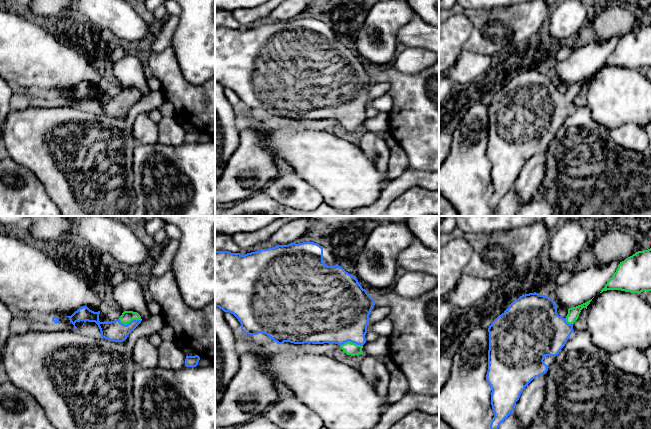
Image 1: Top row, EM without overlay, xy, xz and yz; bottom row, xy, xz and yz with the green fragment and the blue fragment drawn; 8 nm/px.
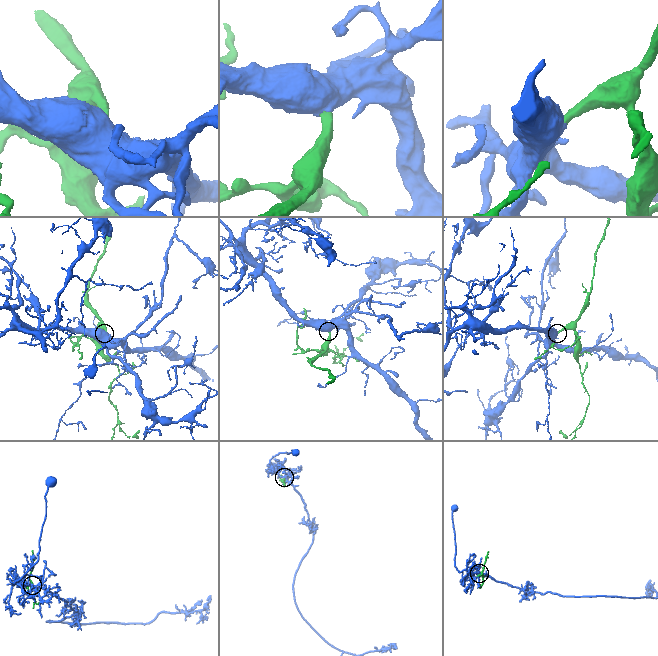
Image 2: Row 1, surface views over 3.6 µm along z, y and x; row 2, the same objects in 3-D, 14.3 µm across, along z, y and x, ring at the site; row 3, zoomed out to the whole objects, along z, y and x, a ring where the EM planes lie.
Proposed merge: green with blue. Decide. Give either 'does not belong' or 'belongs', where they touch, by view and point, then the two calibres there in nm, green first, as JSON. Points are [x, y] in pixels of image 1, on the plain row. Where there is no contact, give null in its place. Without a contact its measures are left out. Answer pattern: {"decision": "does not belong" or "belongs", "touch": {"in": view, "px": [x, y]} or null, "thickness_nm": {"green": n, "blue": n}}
{"decision": "belongs", "touch": {"in": "xy", "px": [130, 97]}, "thickness_nm": {"green": 100, "blue": 170}}

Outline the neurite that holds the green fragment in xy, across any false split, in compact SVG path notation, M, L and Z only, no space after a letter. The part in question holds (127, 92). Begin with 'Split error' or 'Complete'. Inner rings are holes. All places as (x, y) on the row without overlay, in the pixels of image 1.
Split error. M83 82L75 87L69 94L70 99L74 101L73 106L77 106L76 98L86 97L95 98L101 108L101 113L113 118L123 118L128 111L141 99L141 92L137 88L124 87L119 95L111 98L99 97L100 87L94 88L88 83Z

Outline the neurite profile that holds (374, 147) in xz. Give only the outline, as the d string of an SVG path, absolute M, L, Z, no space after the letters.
M363 130L358 146L381 173L388 172L390 148L386 141L378 135L378 132Z

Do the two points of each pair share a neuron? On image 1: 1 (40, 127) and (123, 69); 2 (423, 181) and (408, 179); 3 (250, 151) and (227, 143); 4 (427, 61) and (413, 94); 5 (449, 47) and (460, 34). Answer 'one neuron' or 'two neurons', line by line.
1: two neurons
2: one neuron
3: two neurons
4: two neurons
5: one neuron

